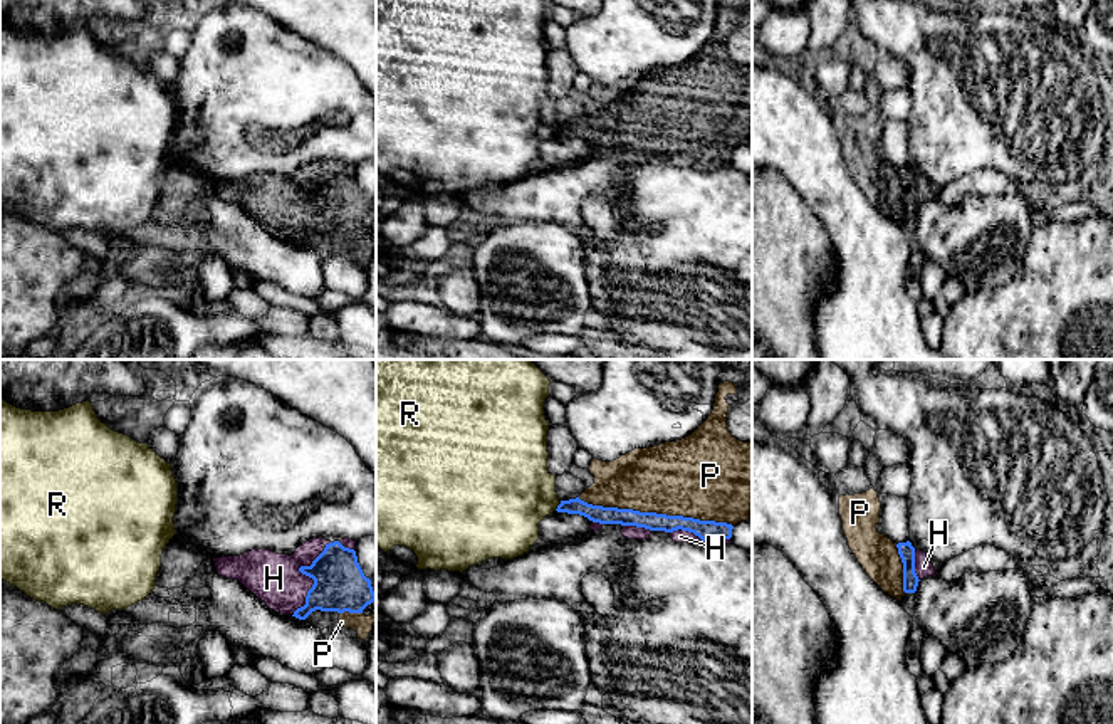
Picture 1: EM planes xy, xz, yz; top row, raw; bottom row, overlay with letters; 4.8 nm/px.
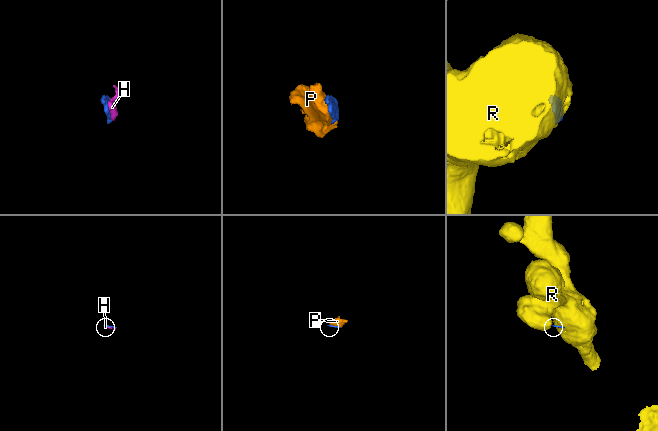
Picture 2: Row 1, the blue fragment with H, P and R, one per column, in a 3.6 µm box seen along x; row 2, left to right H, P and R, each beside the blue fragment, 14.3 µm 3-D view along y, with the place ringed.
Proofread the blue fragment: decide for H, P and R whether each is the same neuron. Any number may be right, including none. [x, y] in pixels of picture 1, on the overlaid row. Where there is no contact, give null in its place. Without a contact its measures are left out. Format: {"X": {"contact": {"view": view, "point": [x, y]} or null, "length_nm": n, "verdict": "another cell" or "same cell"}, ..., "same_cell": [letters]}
{"H": {"contact": {"view": "xy", "point": [308, 575]}, "length_nm": 400, "verdict": "same cell"}, "P": {"contact": {"view": "xz", "point": [655, 513]}, "length_nm": 750, "verdict": "same cell"}, "R": {"contact": {"view": "xz", "point": [558, 506]}, "length_nm": 60, "verdict": "another cell"}, "same_cell": ["H", "P"]}

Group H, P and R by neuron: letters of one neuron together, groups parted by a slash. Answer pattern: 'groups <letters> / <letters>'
groups H P / R

